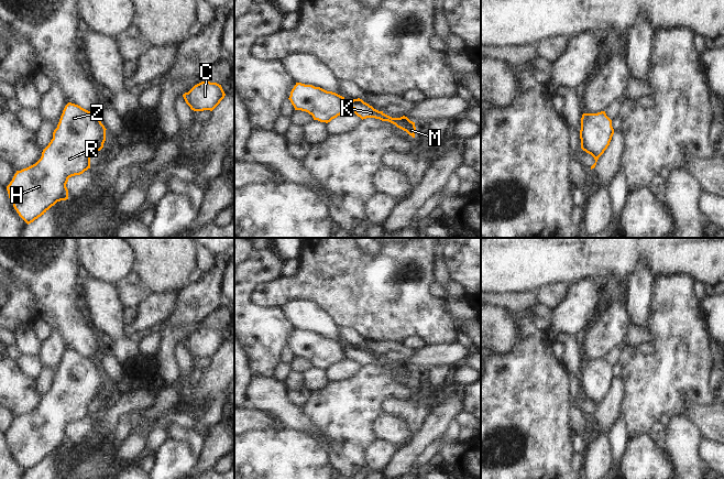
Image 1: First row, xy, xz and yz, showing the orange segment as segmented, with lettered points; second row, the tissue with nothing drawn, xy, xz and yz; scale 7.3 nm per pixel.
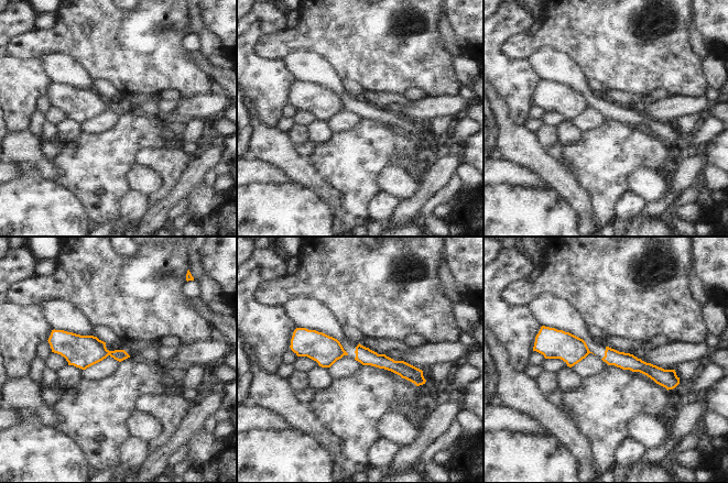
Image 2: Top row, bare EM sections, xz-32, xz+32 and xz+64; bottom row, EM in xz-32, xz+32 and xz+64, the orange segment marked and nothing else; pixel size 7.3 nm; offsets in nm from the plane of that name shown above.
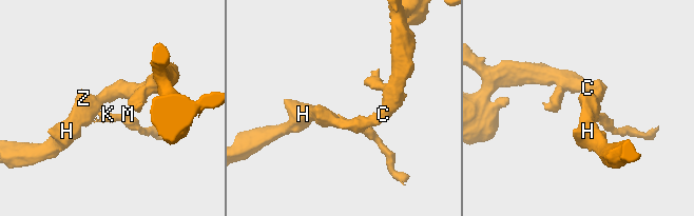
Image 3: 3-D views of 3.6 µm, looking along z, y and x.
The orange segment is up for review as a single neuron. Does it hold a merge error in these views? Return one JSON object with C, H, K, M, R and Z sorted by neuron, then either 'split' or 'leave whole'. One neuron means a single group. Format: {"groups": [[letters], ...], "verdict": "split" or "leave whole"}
{"groups": [["C", "H", "R", "Z"], ["K", "M"]], "verdict": "split"}

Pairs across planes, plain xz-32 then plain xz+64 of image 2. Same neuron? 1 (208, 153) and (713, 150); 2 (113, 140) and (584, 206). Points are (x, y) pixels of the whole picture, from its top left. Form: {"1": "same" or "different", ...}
{"1": "different", "2": "different"}

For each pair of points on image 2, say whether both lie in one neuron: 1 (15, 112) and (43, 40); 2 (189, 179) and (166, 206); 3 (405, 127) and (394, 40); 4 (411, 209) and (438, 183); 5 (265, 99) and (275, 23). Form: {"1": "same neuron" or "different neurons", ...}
{"1": "different neurons", "2": "same neuron", "3": "different neurons", "4": "same neuron", "5": "same neuron"}

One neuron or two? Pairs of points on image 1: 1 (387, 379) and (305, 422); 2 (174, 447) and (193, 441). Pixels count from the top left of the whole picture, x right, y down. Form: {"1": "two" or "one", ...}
{"1": "two", "2": "two"}

